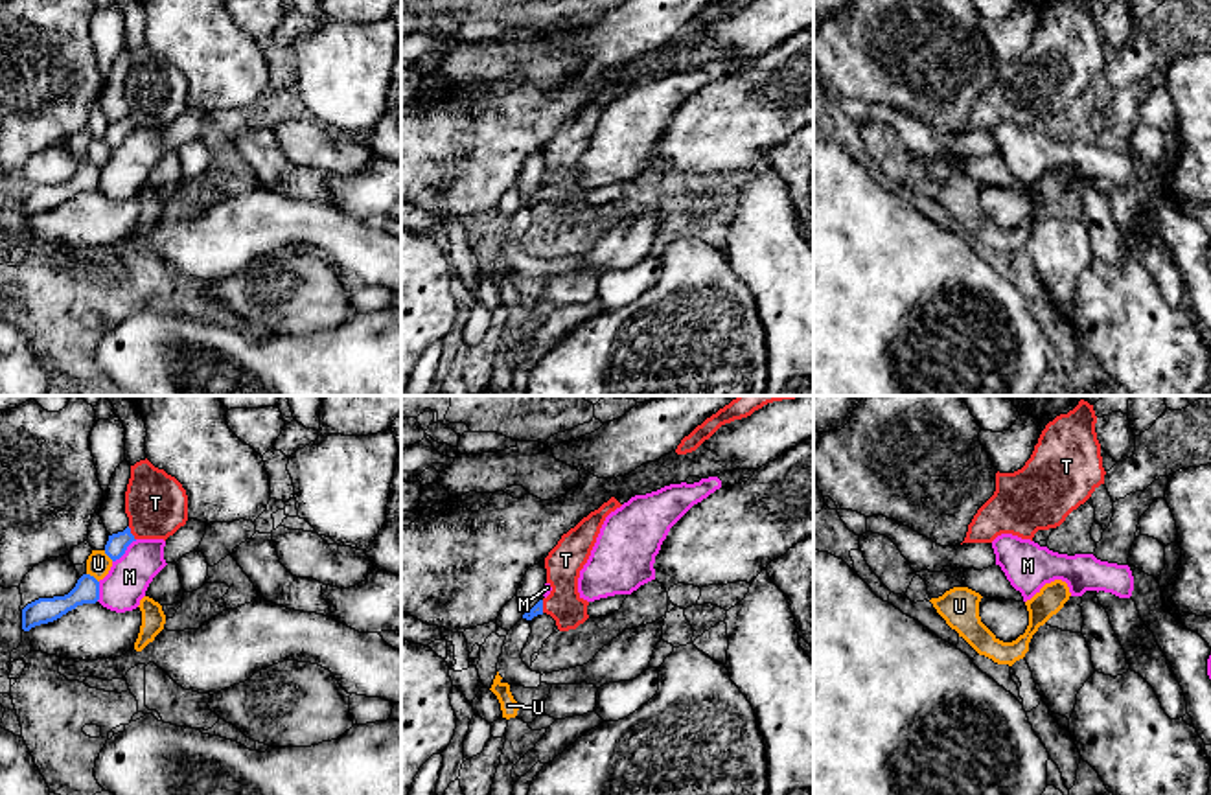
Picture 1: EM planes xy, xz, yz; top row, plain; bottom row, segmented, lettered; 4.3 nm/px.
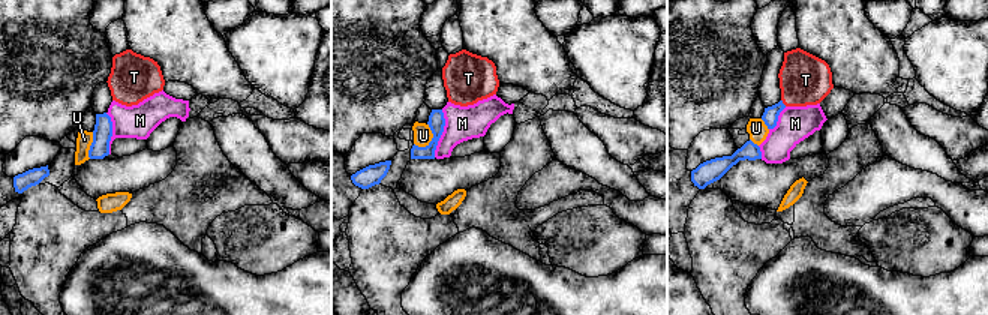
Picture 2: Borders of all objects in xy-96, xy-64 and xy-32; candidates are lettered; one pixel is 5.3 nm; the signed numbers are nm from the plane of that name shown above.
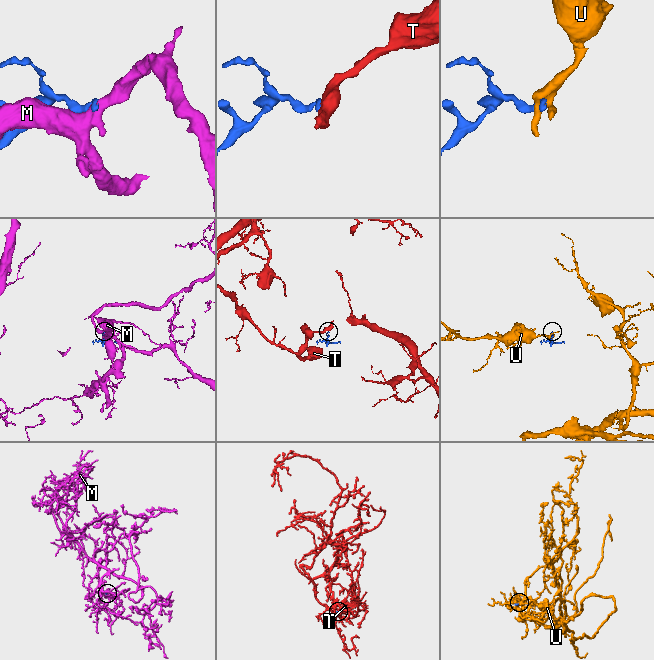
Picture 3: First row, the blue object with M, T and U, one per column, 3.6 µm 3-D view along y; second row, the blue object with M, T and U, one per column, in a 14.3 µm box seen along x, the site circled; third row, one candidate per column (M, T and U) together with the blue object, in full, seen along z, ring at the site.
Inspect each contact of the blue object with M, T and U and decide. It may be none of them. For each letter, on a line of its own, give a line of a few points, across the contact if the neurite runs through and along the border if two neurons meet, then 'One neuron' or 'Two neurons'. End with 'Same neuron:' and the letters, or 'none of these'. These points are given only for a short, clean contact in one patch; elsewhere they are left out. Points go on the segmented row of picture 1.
M: Two neurons
T: Line: xy (116, 545), (131, 534), (155, 510), (155, 503). One neuron
U: Line: xy (87, 573), (98, 582). Two neurons
Same neuron: T

